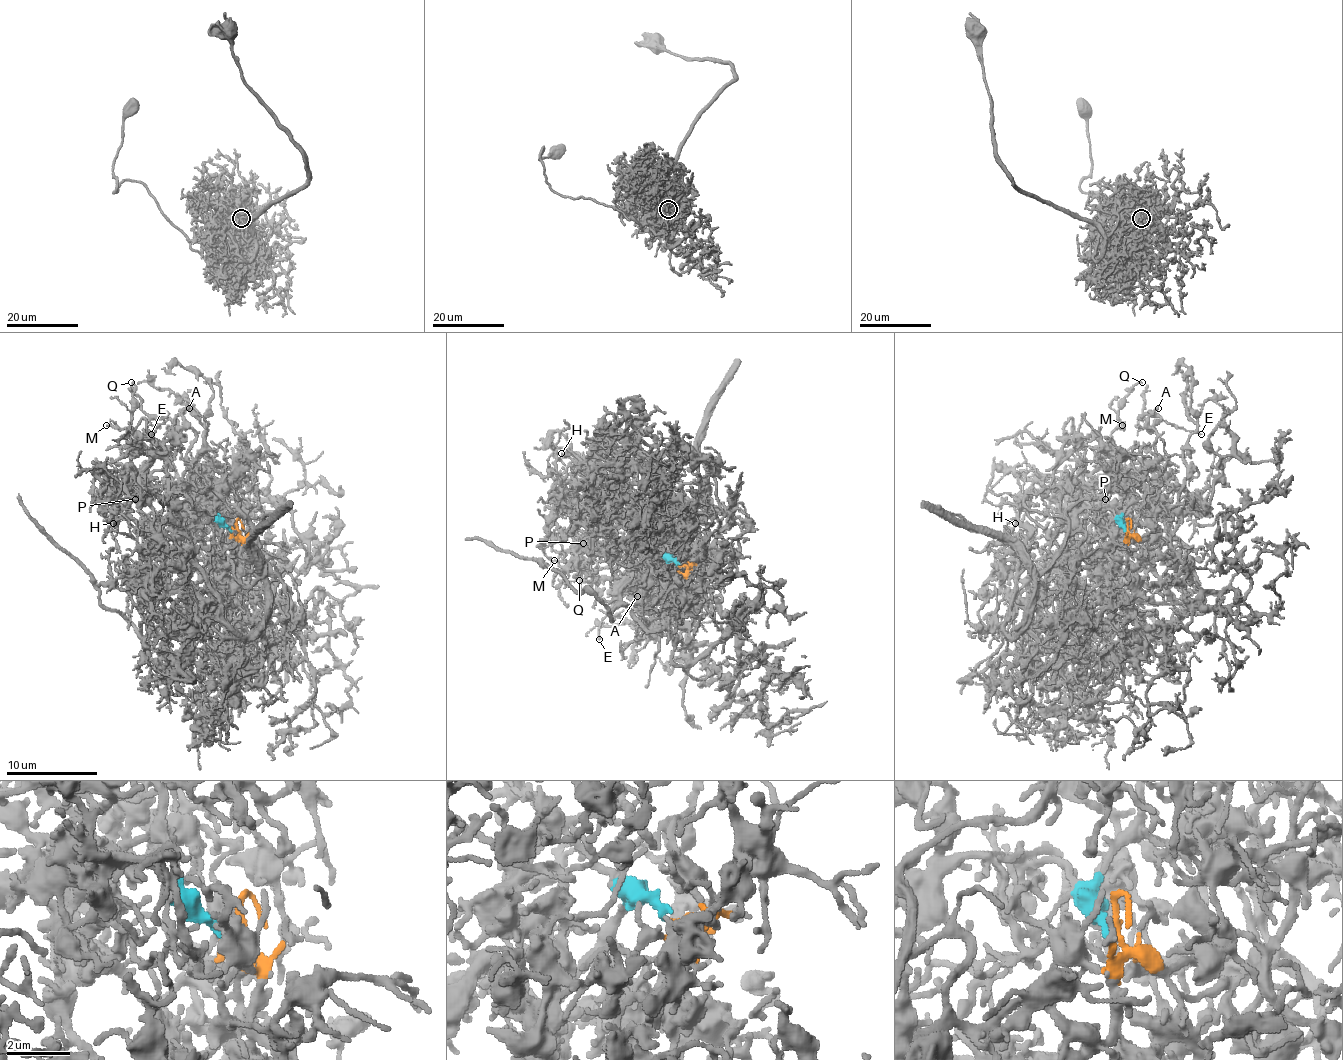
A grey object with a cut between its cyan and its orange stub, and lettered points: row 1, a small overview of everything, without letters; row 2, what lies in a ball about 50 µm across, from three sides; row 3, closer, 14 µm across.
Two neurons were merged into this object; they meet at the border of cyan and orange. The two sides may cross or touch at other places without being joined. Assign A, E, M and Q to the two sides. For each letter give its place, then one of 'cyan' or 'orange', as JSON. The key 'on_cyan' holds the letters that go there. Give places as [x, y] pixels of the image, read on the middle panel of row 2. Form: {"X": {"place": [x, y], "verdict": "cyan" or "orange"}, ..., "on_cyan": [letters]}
{"A": {"place": [637, 596], "verdict": "cyan"}, "E": {"place": [599, 639], "verdict": "cyan"}, "M": {"place": [554, 560], "verdict": "cyan"}, "Q": {"place": [579, 580], "verdict": "cyan"}, "on_cyan": ["A", "E", "M", "Q"]}

